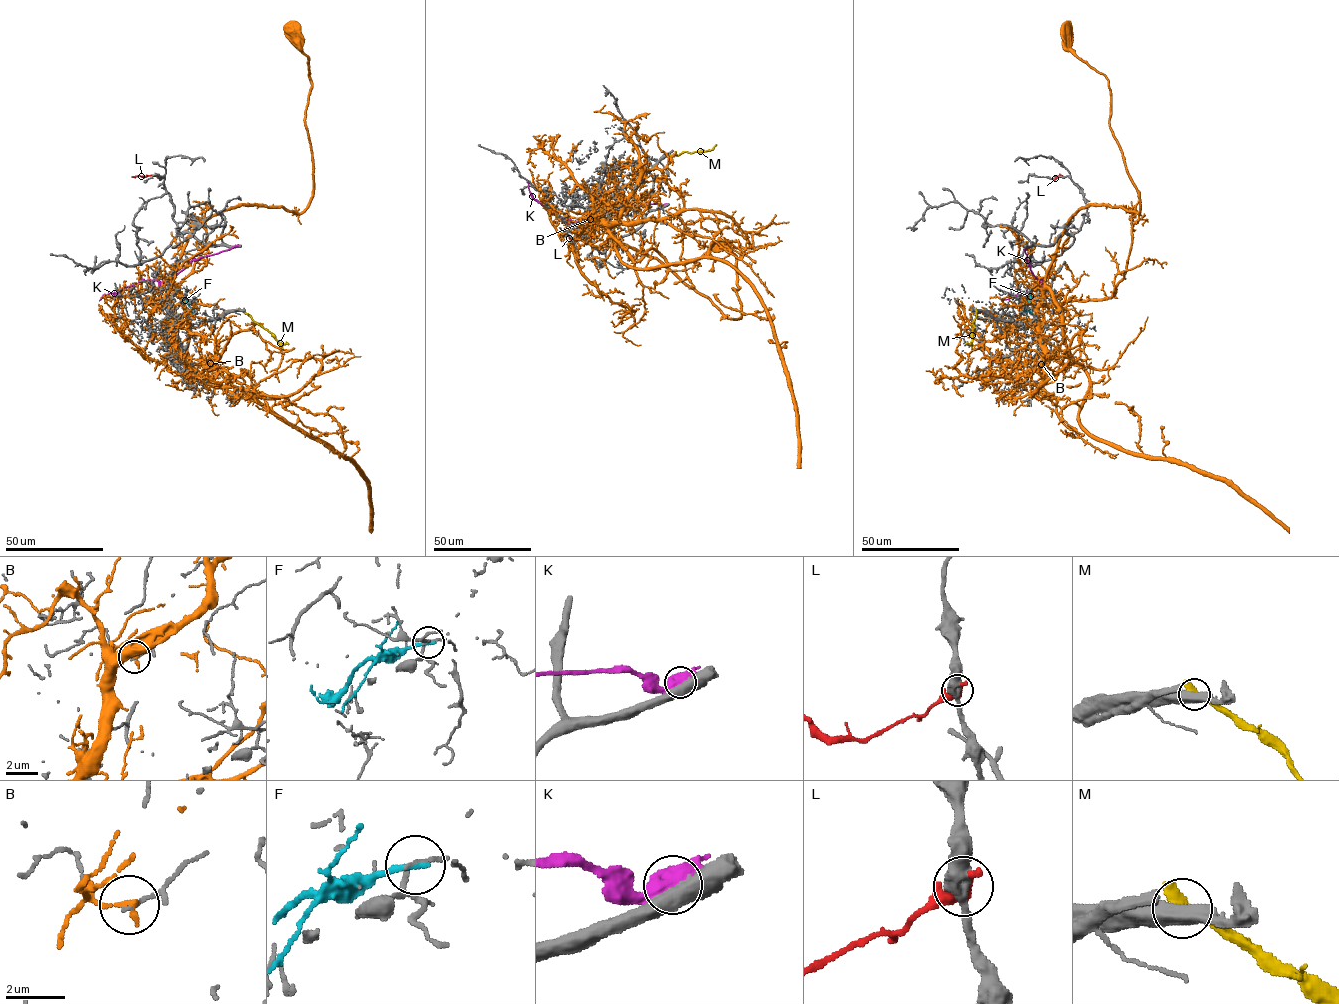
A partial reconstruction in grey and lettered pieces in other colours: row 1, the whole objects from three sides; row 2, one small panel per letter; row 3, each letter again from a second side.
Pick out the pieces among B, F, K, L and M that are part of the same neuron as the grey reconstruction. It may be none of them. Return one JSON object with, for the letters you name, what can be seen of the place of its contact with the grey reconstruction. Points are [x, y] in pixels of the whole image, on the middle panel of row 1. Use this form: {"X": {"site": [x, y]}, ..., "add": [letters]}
{"add": []}

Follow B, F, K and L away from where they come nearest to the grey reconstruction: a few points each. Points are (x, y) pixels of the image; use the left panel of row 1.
B: (180, 315), (176, 326), (171, 290), (187, 315), (188, 361), (206, 378), (264, 404), (365, 475), (371, 533)
F: (196, 310), (184, 299), (184, 293)
K: (236, 246), (193, 260), (164, 282), (139, 281), (99, 300)
L: (160, 177), (132, 177)

